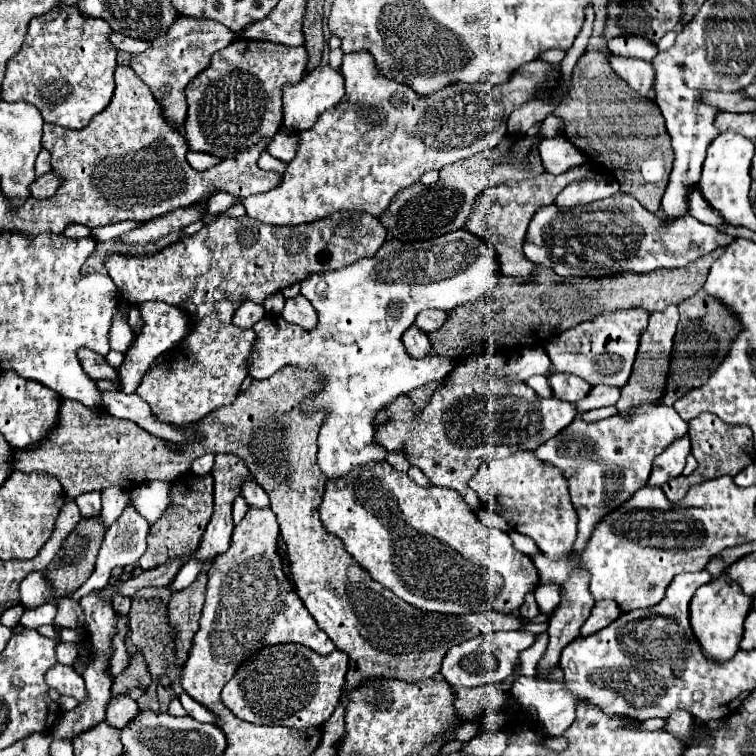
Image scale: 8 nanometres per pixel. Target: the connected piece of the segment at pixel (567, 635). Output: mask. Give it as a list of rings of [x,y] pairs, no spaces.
[[[578,568],[578,570],[574,570],[574,572],[570,574],[568,582],[564,584],[564,598],[562,598],[560,606],[554,610],[554,614],[552,614],[552,618],[550,618],[550,622],[548,622],[548,624],[550,624],[550,628],[548,628],[548,636],[550,636],[548,648],[546,648],[542,660],[540,660],[538,666],[536,666],[540,680],[548,678],[548,676],[554,672],[554,668],[556,668],[558,662],[560,662],[562,650],[564,650],[572,640],[576,640],[576,638],[580,636],[582,624],[584,624],[584,620],[590,616],[590,610],[592,610],[592,606],[594,606],[594,600],[592,600],[590,592],[588,592],[588,582],[590,582],[590,576],[588,576],[584,570]]]

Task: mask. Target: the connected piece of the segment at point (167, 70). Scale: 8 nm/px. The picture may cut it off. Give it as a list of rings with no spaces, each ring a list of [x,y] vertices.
[[[178,18],[176,24],[170,26],[166,36],[158,36],[152,40],[152,46],[146,52],[134,54],[130,58],[130,68],[148,84],[152,96],[164,110],[162,114],[174,128],[180,128],[186,122],[186,84],[198,76],[202,70],[210,66],[210,58],[214,52],[230,46],[236,34],[230,32],[216,20],[196,20],[196,18]]]

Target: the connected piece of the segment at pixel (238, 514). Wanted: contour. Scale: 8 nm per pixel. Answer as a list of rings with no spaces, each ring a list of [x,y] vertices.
[[[238,496],[238,498],[234,500],[234,506],[232,506],[232,518],[234,518],[234,524],[238,524],[238,522],[244,518],[246,508],[248,508],[246,500],[244,500],[242,496]]]

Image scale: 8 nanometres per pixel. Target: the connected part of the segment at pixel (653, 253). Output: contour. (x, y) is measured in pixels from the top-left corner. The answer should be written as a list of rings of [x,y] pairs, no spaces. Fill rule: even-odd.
[[[618,194],[610,198],[602,198],[596,202],[590,202],[586,206],[560,210],[554,204],[540,208],[526,232],[526,244],[524,252],[526,258],[538,266],[552,268],[558,276],[588,276],[588,278],[604,278],[604,276],[616,276],[622,272],[634,272],[634,274],[646,274],[656,268],[680,268],[696,258],[710,254],[718,246],[728,246],[734,240],[734,236],[726,236],[724,232],[718,232],[716,228],[710,228],[708,224],[702,224],[700,220],[694,220],[694,216],[676,218],[674,222],[664,222],[658,216],[650,214],[638,200],[634,200],[634,208],[628,208],[628,200],[624,204],[618,204]]]

